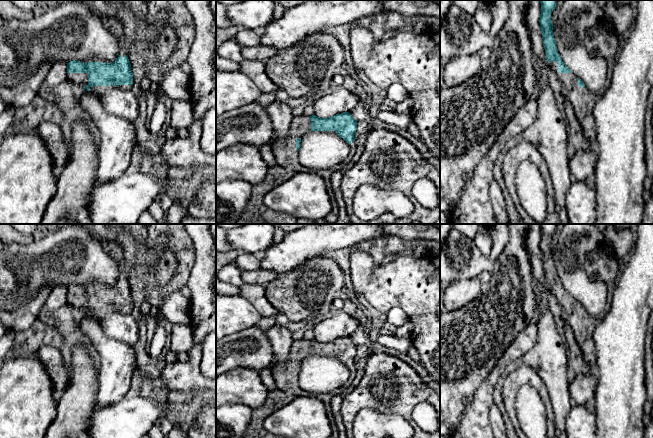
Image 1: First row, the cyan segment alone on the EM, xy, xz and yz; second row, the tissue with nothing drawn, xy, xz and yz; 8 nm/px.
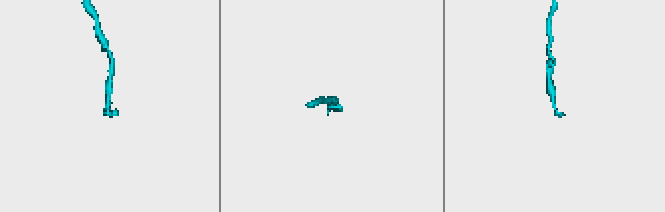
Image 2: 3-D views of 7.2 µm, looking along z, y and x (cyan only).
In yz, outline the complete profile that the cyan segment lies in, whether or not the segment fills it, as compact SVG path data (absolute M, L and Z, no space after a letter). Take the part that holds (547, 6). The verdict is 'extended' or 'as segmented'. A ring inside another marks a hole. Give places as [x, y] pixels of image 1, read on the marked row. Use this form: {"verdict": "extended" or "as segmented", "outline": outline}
{"verdict": "extended", "outline": "M540 0L540 3L541 14L539 23L542 31L546 59L552 66L562 86L565 87L568 92L568 100L573 106L585 140L589 141L595 149L595 120L593 108L595 103L608 89L610 81L606 81L605 86L600 91L591 92L585 87L583 81L564 64L557 50L551 20L551 14L556 7L557 0Z"}

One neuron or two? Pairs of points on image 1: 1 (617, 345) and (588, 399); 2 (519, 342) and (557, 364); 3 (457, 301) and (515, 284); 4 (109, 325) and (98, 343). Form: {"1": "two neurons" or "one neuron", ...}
{"1": "two neurons", "2": "two neurons", "3": "two neurons", "4": "two neurons"}

